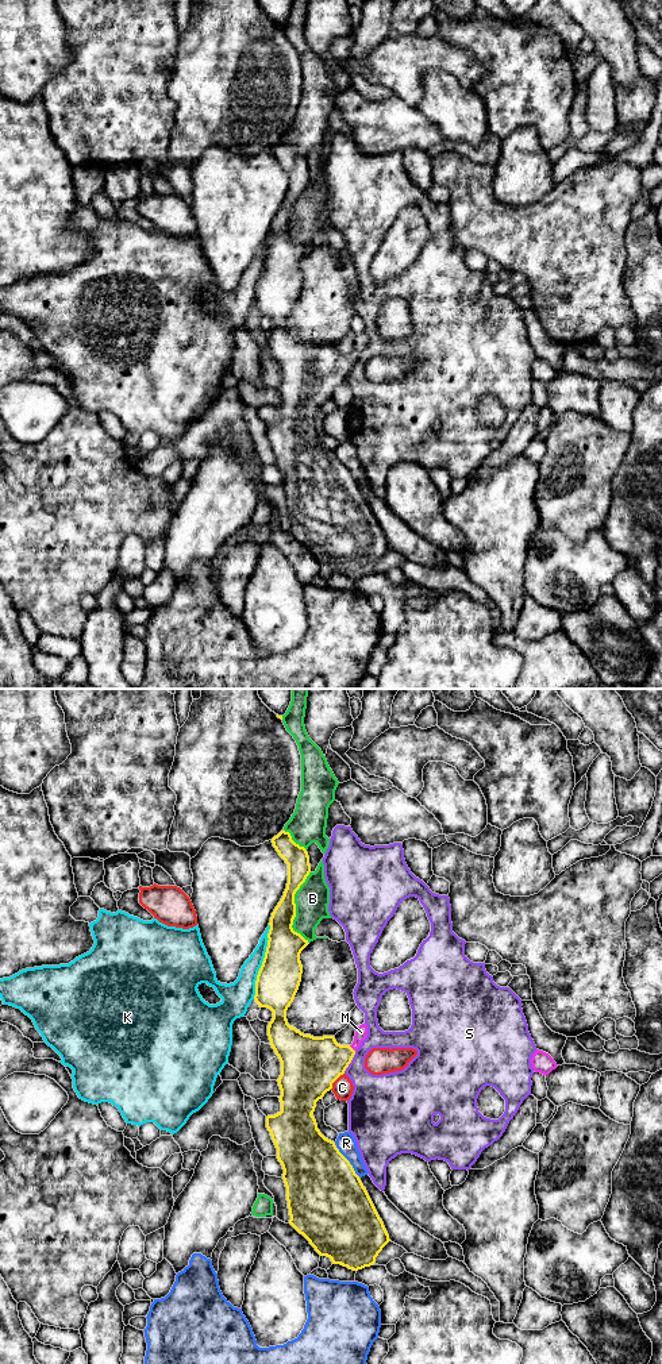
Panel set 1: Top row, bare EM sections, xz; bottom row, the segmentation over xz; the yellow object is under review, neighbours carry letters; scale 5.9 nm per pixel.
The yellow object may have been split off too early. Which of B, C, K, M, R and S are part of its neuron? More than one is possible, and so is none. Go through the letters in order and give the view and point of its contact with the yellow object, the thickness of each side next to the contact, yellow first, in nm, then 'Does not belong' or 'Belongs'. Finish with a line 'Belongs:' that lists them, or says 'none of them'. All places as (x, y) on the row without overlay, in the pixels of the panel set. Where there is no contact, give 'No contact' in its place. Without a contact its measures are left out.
B: Touches yellow at xz (295, 216). Thickness 200 nm (yellow) against 200 nm. Does not belong
C: Touches yellow at xz (335, 388). Thickness 340 nm (yellow) against 120 nm. Does not belong
K: Touches yellow at xz (262, 270). Thickness 260 nm (yellow) against 170 nm. Does not belong
M: Touches yellow at xz (351, 357). Thickness 320 nm (yellow) against 70 nm. Belongs
R: Touches yellow at xz (347, 469). Thickness 460 nm (yellow) against 120 nm. Does not belong
S: Touches yellow at xz (350, 370). Thickness 340 nm (yellow) against 260 nm. Does not belong
Belongs: M

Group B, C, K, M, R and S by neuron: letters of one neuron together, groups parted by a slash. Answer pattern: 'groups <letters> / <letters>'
groups B / C / K / M / R / S

